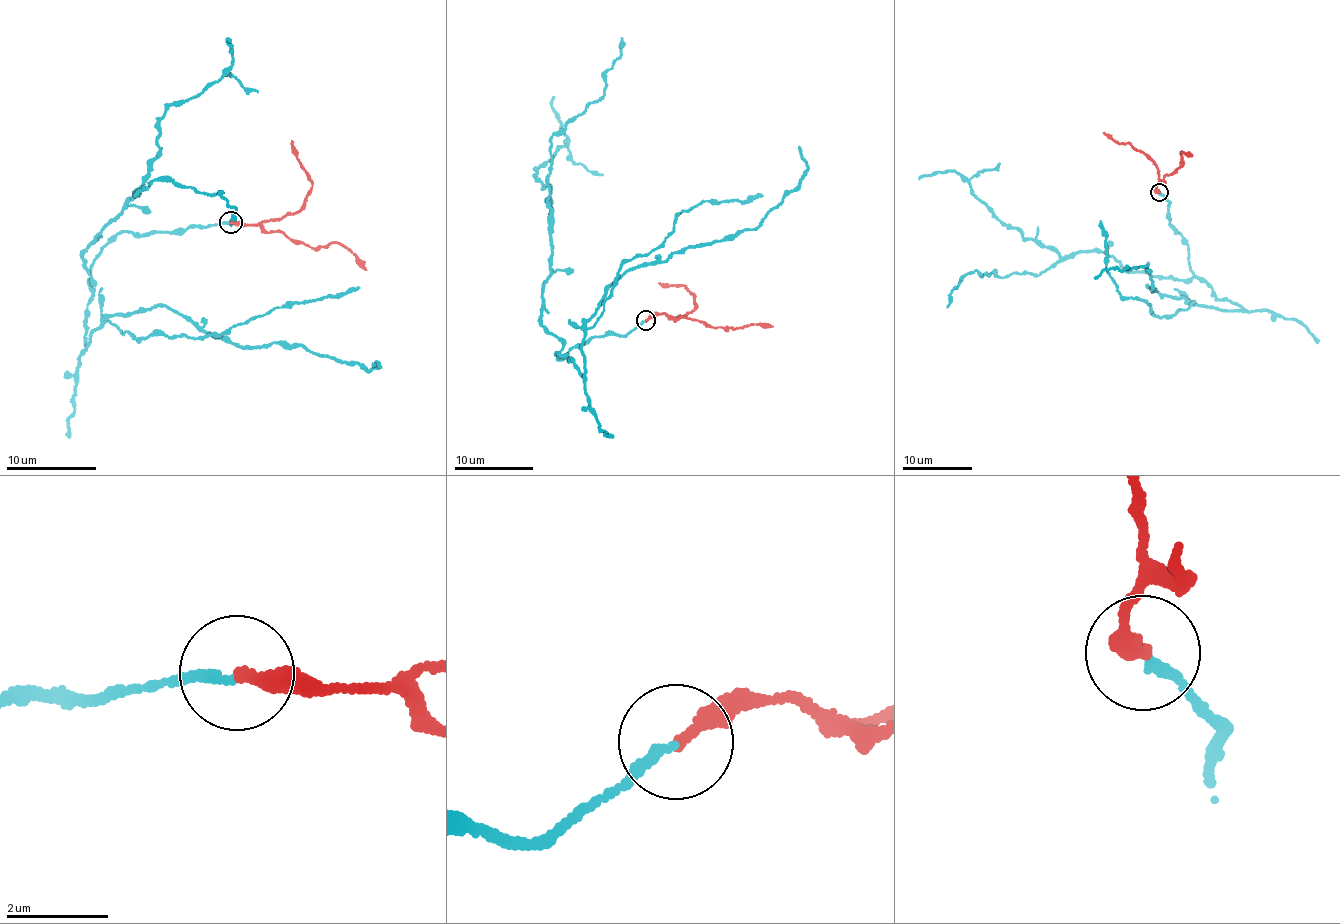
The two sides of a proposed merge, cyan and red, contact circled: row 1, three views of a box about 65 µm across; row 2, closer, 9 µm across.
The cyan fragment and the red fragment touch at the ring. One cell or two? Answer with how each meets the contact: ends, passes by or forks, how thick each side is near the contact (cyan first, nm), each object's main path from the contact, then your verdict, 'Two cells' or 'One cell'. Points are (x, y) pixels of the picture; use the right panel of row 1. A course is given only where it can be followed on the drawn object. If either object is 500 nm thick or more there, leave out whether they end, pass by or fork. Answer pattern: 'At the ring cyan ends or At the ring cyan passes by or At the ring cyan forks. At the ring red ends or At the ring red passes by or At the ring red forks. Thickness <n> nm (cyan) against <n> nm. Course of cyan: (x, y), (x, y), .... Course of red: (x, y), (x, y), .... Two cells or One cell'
At the ring cyan ends. At the ring red ends. Thickness 180 nm (cyan) against 300 nm. Course of cyan: (1159, 192), (1191, 271), (1241, 308), (1152, 291), (1147, 264), (1094, 279). Course of red: (1159, 192), (1156, 186), (1179, 167), (1182, 151), (1193, 156). One cell

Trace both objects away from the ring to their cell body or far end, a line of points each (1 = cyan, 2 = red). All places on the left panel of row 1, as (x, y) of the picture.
1: (231, 223), (121, 232), (90, 271), (83, 349), (106, 317), (161, 305), (244, 347), (286, 343), (372, 365)
2: (231, 223), (254, 225), (310, 246), (342, 244), (359, 258), (365, 270)

